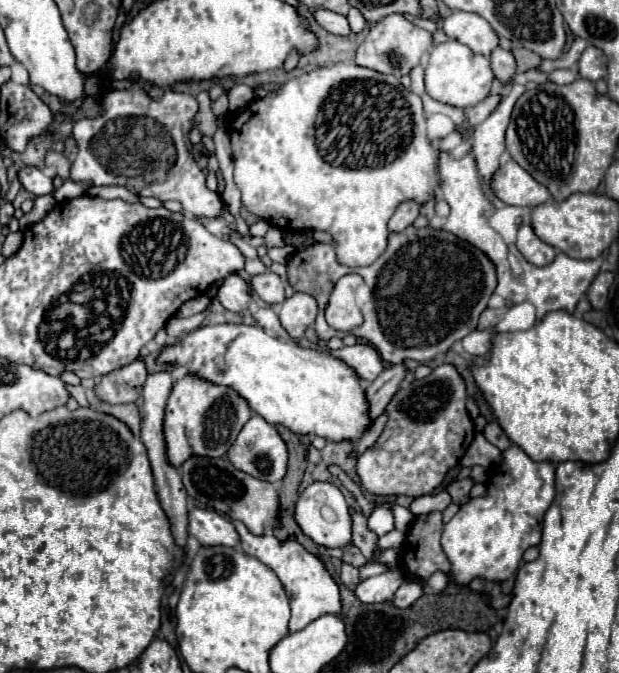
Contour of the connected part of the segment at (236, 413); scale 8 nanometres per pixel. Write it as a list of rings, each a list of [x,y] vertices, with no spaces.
[[[185,374],[171,390],[165,408],[165,442],[167,458],[173,466],[181,466],[191,454],[219,458],[225,456],[235,442],[243,424],[251,418],[247,400],[229,386],[215,386],[197,374]]]

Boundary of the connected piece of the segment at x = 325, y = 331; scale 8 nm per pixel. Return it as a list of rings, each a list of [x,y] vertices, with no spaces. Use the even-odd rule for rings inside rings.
[[[319,310],[319,314],[317,314],[317,320],[315,320],[315,332],[317,332],[317,336],[323,338],[323,340],[329,340],[331,336],[339,336],[339,338],[343,338],[341,332],[329,328],[329,324],[327,324],[325,318],[323,318],[323,310]]]

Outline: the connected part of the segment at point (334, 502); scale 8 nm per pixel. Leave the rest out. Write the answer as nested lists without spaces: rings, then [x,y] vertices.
[[[313,482],[307,486],[295,504],[295,522],[299,522],[299,528],[315,542],[329,548],[343,548],[351,542],[351,518],[347,502],[341,494],[341,490],[335,484],[327,482]]]

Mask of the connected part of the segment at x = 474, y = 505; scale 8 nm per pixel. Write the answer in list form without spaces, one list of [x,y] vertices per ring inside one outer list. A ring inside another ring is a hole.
[[[511,444],[503,452],[503,462],[491,470],[487,496],[473,498],[445,524],[441,546],[451,562],[451,576],[457,584],[469,584],[473,578],[481,576],[485,580],[507,580],[519,566],[523,552],[541,542],[543,516],[555,498],[555,464],[531,460],[519,446]]]

